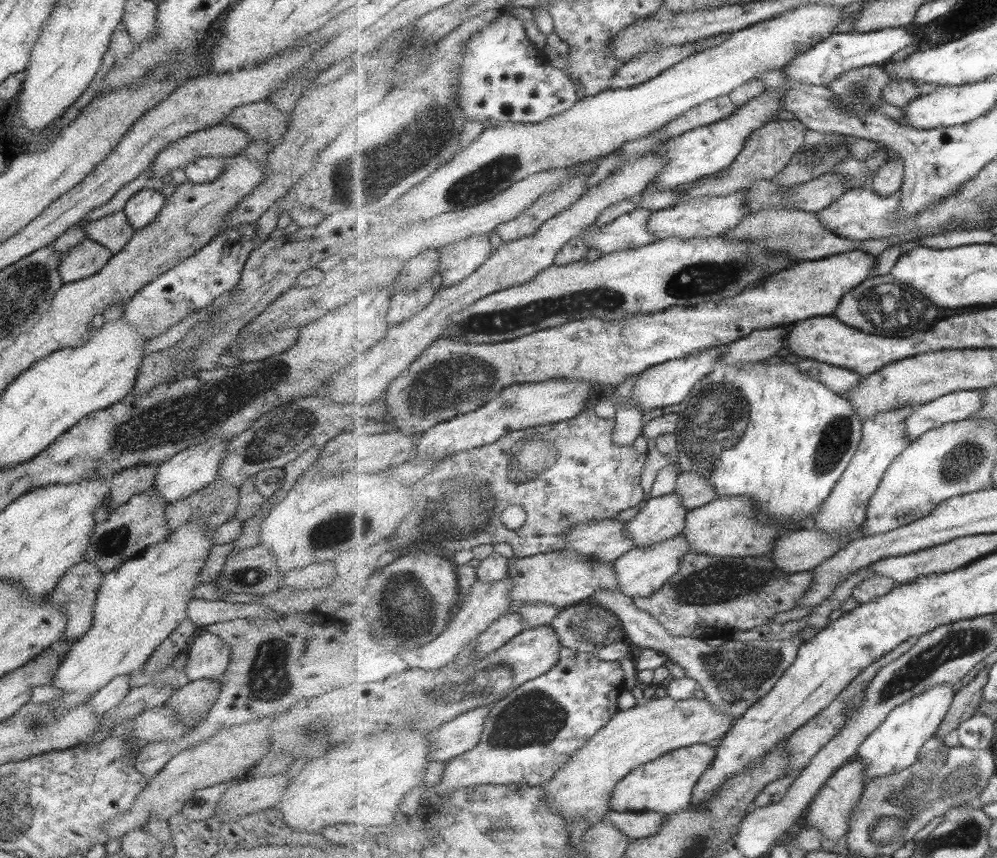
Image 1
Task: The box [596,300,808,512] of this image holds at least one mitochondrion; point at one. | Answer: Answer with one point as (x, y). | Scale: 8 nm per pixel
(715, 421)

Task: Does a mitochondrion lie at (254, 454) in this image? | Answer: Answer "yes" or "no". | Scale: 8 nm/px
yes

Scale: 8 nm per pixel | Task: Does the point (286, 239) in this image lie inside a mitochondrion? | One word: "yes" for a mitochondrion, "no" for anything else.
no

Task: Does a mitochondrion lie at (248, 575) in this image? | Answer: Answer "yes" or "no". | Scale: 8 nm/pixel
yes

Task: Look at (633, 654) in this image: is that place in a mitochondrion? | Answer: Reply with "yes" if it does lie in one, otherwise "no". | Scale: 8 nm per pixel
no

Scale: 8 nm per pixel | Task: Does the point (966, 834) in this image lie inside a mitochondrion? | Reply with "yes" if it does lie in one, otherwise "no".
yes

